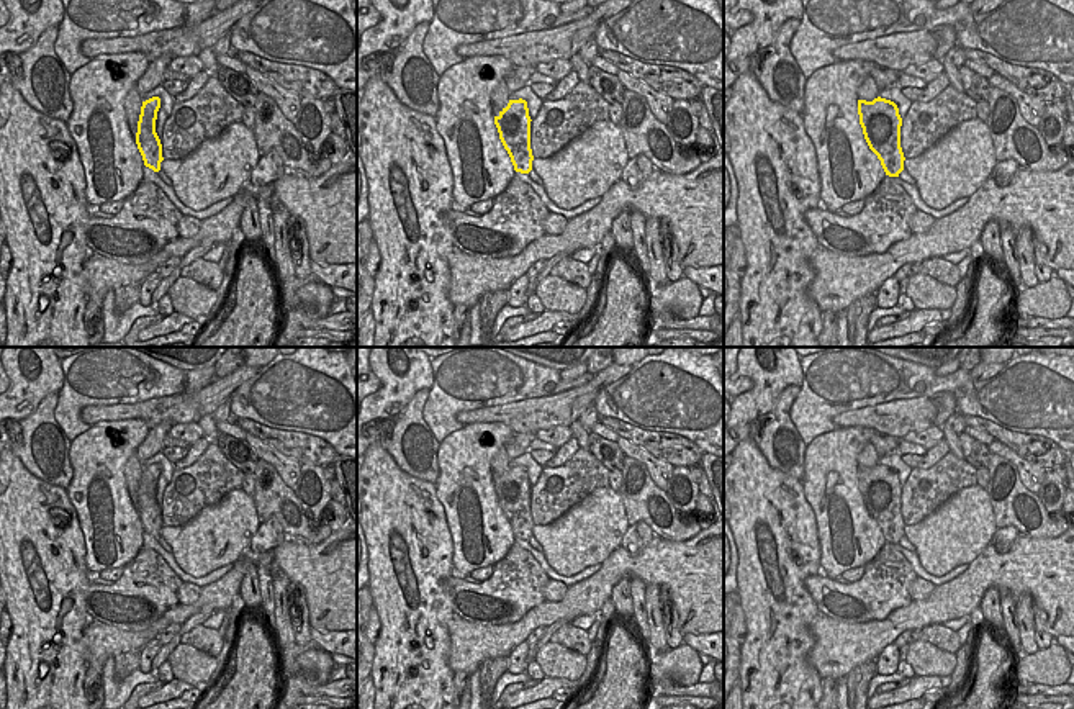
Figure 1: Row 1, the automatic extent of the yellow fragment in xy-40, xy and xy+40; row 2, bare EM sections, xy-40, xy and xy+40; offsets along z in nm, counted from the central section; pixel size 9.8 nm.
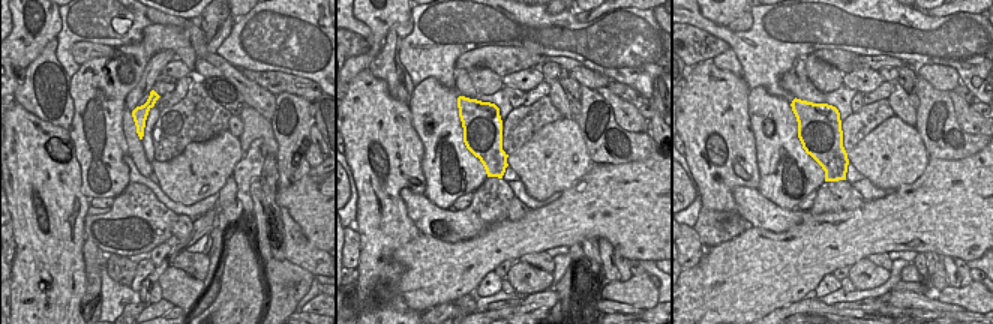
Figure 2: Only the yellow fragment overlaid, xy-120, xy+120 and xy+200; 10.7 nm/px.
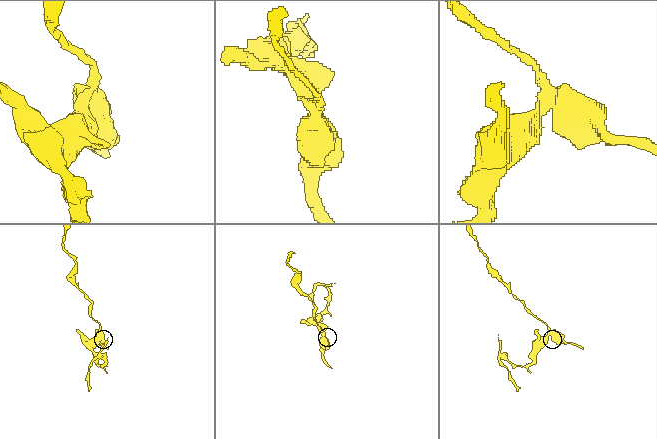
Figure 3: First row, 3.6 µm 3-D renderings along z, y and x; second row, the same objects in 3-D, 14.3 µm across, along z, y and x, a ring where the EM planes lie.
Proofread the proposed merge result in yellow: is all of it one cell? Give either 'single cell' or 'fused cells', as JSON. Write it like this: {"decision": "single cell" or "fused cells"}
{"decision": "fused cells"}

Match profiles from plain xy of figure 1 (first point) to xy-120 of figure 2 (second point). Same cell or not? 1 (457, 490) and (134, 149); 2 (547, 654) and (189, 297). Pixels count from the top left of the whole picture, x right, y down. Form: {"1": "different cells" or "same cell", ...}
{"1": "different cells", "2": "same cell"}

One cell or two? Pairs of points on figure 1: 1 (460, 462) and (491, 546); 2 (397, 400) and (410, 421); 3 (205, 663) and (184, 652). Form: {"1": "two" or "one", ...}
{"1": "one", "2": "two", "3": "one"}

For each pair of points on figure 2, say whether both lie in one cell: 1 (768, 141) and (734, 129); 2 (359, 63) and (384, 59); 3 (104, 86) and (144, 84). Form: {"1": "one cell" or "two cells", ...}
{"1": "two cells", "2": "two cells", "3": "two cells"}

